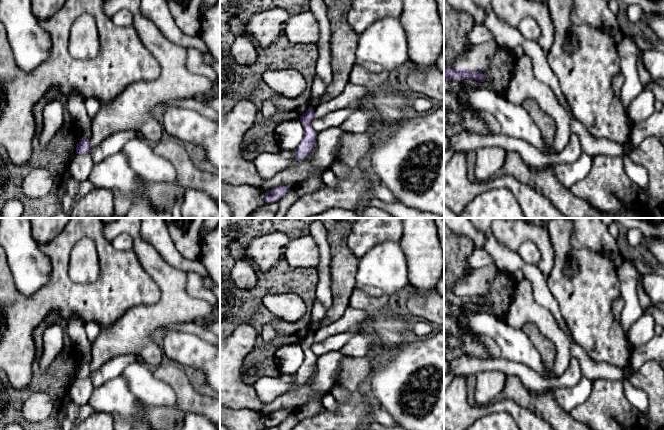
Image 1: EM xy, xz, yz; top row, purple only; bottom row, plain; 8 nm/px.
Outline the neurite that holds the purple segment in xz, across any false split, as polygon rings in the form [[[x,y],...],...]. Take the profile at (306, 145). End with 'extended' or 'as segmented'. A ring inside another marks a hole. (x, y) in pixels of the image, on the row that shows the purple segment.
[[[310,106],[300,118],[300,122],[304,129],[304,137],[295,149],[298,161],[304,160],[312,151],[314,144],[316,143],[317,132],[311,126],[311,121],[314,118],[314,109]]]; as segmented

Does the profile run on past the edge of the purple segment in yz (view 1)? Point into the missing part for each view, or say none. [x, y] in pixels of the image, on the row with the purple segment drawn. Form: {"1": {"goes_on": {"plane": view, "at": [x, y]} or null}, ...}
{"1": {"goes_on": null}}

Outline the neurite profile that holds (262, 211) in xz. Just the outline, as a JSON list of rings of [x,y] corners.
[[[270,203],[259,206],[256,210],[249,214],[248,218],[274,218],[274,214],[268,209]]]

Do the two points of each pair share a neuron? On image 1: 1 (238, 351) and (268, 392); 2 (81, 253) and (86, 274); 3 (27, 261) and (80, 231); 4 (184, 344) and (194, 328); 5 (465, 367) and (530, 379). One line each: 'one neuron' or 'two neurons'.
1: two neurons
2: one neuron
3: two neurons
4: two neurons
5: one neuron

